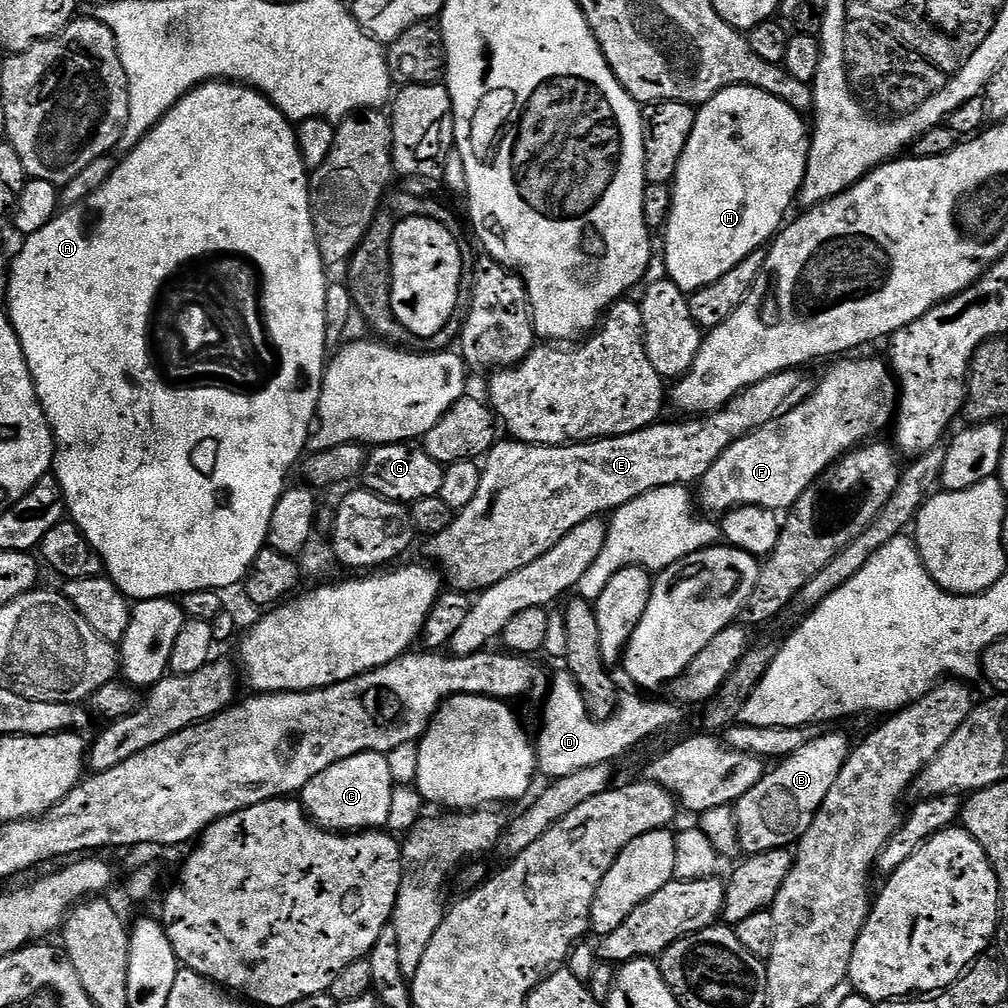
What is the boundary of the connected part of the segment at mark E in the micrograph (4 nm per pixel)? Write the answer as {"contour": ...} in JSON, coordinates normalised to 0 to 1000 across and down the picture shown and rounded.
{"contour":[[[786,366],[762,373],[757,379],[735,389],[719,405],[703,410],[695,416],[698,417],[695,420],[690,415],[681,421],[652,419],[629,431],[602,433],[600,437],[584,437],[577,440],[559,442],[518,440],[507,435],[497,436],[479,453],[476,482],[470,498],[455,505],[448,521],[424,537],[424,555],[434,556],[429,558],[435,561],[436,566],[442,572],[443,578],[444,575],[448,578],[445,580],[451,586],[475,589],[481,583],[498,577],[498,573],[518,565],[518,562],[526,562],[526,558],[538,554],[538,550],[545,548],[559,532],[565,530],[569,522],[577,522],[577,518],[598,513],[598,508],[606,509],[651,484],[663,481],[682,483],[693,479],[704,462],[728,438],[758,425],[768,414],[782,410],[806,393],[809,389],[809,376],[799,375],[798,371],[793,366]]]}

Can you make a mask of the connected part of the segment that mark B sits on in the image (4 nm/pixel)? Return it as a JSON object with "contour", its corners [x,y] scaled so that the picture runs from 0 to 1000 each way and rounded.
{"contour":[[[821,726],[818,730],[807,729],[802,737],[788,748],[778,751],[761,765],[748,780],[728,799],[730,822],[735,842],[739,846],[763,845],[773,841],[785,842],[804,823],[819,788],[831,776],[835,760],[841,754],[843,737],[833,726]]]}

